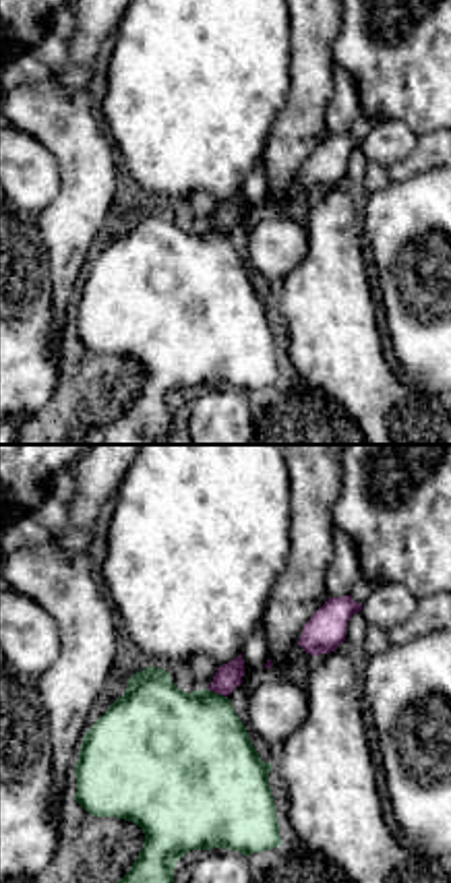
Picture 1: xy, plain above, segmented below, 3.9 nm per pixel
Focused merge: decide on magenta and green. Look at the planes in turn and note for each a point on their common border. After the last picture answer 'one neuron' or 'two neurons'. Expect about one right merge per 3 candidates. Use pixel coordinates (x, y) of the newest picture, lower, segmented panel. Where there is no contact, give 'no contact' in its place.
(218, 693)

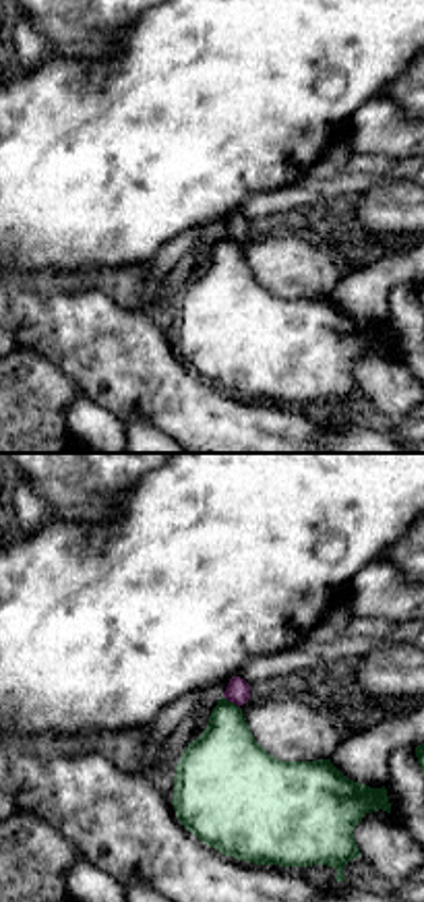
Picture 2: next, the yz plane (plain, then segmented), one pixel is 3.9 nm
(230, 700)

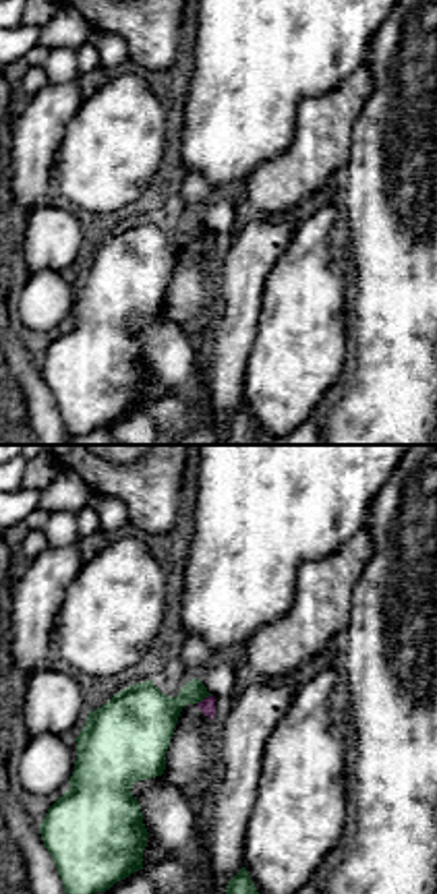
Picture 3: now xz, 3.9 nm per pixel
(206, 698)

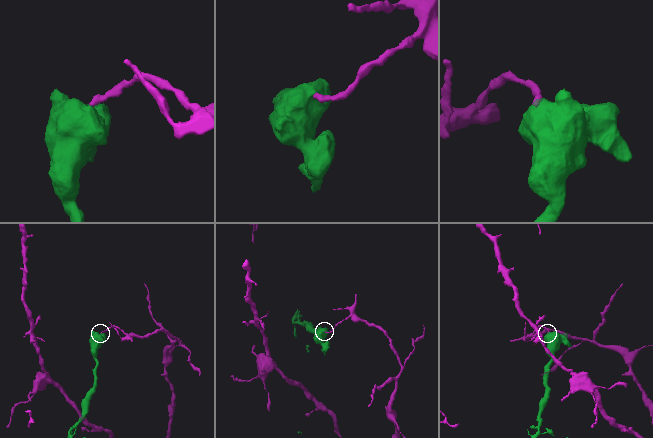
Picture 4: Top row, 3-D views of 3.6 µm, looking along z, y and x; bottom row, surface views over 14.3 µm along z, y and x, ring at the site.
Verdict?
two neurons

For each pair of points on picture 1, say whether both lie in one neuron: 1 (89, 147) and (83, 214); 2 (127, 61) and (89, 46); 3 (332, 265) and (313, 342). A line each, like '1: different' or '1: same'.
1: same
2: different
3: same

